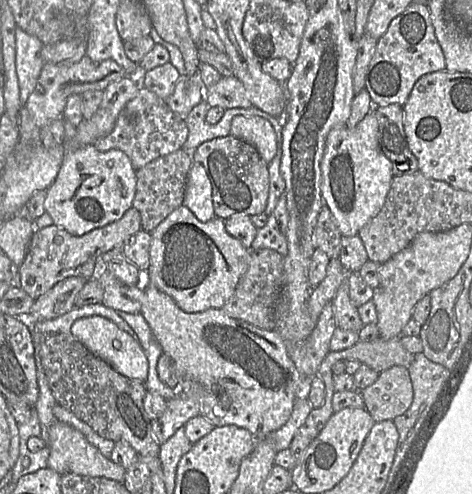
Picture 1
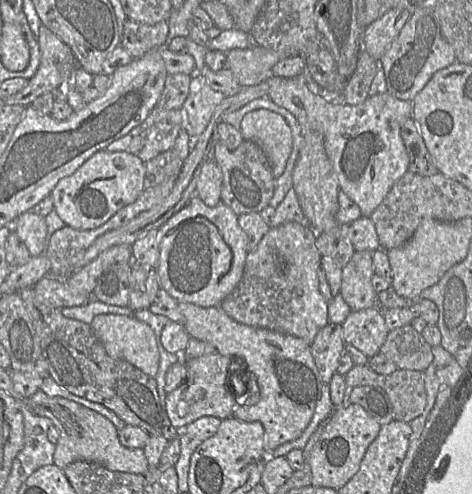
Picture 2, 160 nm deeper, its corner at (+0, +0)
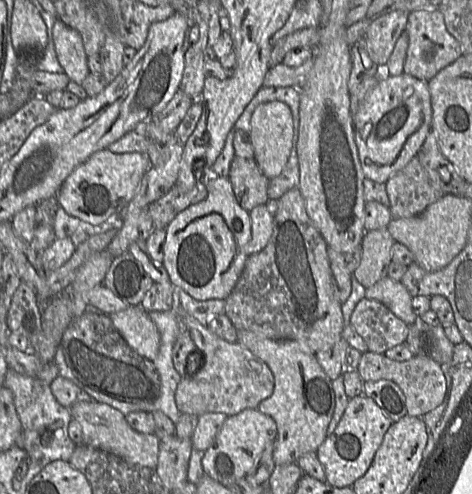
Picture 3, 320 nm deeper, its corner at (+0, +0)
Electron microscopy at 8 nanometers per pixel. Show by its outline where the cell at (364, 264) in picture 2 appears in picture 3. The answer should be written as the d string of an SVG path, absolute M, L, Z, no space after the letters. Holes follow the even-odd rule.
M387 228L367 231L360 246L360 264L352 273L352 278L367 289L386 276L392 262L391 249L394 243Z

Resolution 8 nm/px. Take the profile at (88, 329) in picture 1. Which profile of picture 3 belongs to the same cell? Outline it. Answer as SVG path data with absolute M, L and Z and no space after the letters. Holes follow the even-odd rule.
M140 306L108 314L126 342L140 355L154 361L160 346L160 334L148 313Z

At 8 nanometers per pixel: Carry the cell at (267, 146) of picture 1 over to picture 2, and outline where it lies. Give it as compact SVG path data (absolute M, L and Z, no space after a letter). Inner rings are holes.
M257 109L244 115L239 130L244 139L260 146L270 162L273 177L275 179L280 177L292 150L292 131L285 119L268 109Z

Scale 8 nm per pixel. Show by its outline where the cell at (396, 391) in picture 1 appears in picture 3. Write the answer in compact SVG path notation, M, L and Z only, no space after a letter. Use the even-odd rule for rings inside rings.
M367 351L363 353L356 369L364 381L380 379L395 382L406 399L407 415L422 417L439 406L446 395L447 382L441 365L428 355L415 355L406 361L396 361L383 354Z

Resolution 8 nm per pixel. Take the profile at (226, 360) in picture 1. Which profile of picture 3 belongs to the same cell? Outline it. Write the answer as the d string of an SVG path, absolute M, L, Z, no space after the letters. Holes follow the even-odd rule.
M237 330L237 342L262 359L274 376L272 395L261 401L257 409L271 416L277 425L273 450L275 465L297 463L305 453L316 453L328 436L335 409L335 392L332 380L318 363L315 353L298 341L269 339L247 330Z

